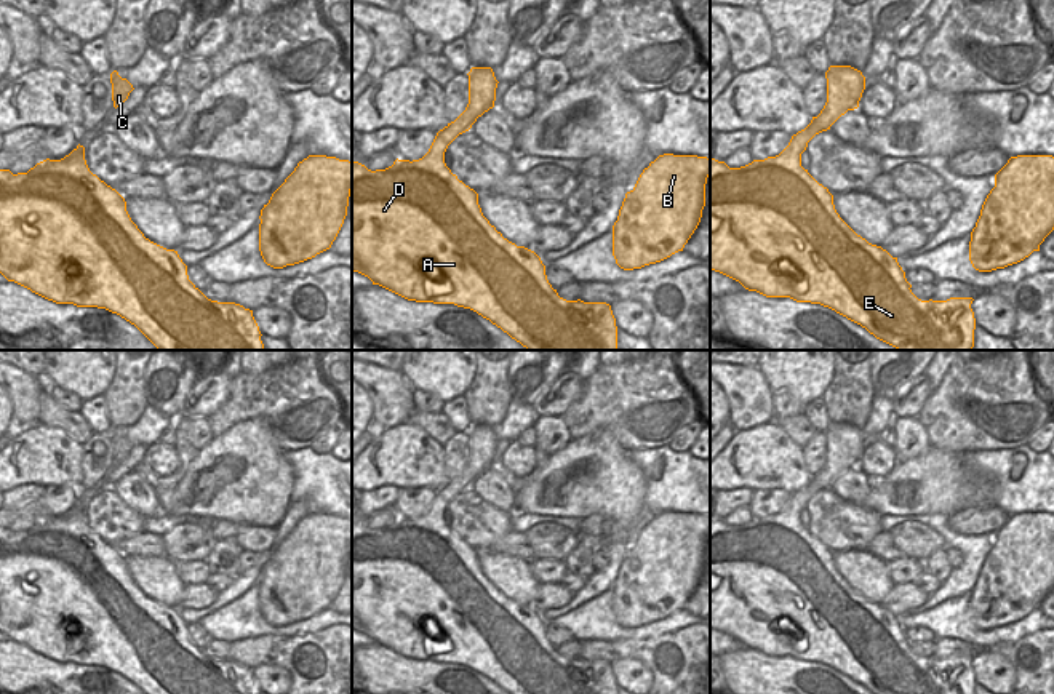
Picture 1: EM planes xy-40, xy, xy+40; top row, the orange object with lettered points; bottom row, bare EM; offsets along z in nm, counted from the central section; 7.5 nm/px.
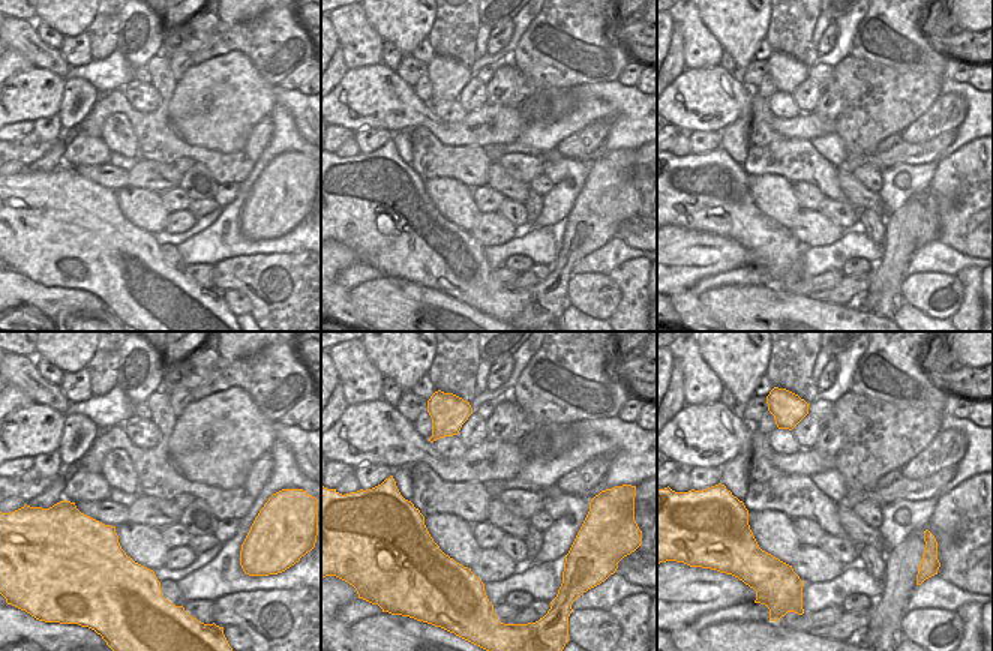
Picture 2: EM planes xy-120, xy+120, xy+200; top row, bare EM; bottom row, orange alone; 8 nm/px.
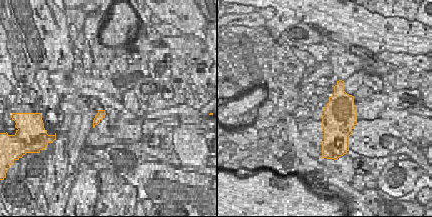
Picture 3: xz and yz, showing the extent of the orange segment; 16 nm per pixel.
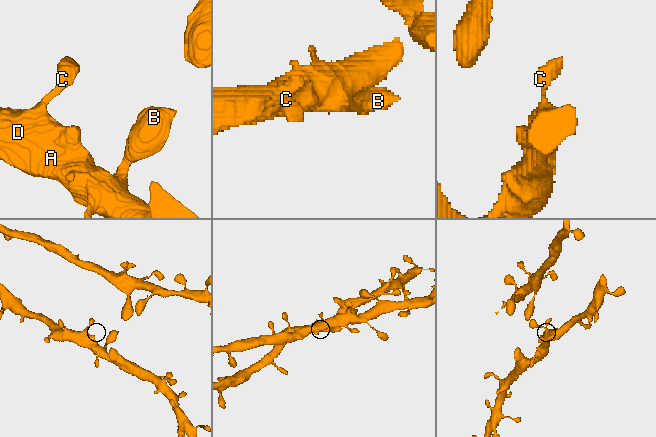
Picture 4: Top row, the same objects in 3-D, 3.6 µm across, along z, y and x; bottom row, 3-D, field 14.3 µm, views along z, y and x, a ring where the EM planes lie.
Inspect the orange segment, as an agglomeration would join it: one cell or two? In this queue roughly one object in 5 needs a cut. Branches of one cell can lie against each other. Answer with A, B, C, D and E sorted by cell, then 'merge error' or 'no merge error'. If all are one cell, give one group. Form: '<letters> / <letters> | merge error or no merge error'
A B C D E | no merge error

